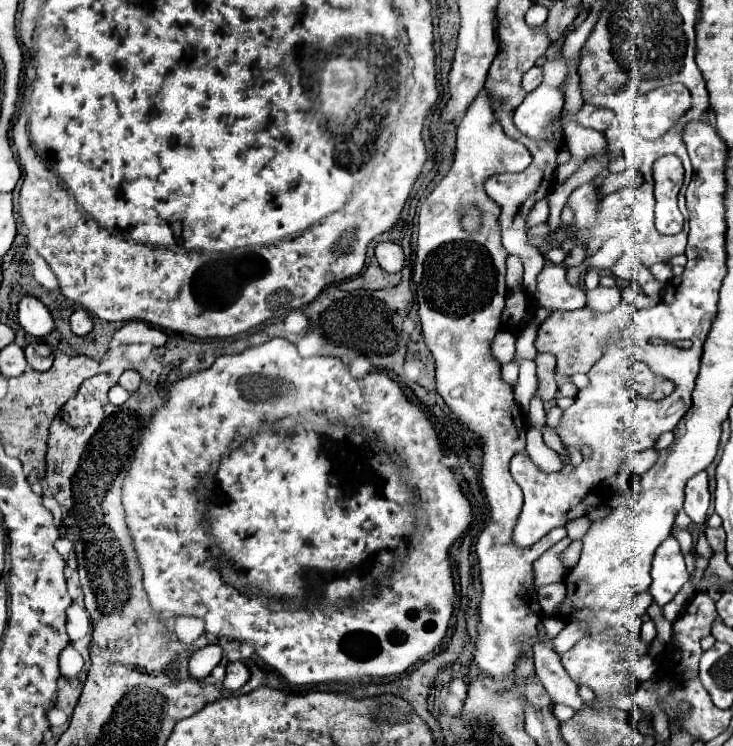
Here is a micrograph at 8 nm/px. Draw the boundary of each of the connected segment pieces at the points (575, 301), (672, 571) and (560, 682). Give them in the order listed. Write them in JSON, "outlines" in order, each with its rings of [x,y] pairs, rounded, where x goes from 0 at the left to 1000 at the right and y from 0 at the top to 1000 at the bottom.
{"outlines":[[[[759,354],[742,357],[734,367],[729,394],[735,410],[750,416],[791,416],[799,408],[797,389],[772,378],[772,362]]],[[[920,718],[906,724],[903,732],[898,732],[892,751],[889,751],[889,786],[887,796],[892,802],[892,810],[906,815],[939,780],[941,769],[936,764],[933,743],[928,737],[928,729]]],[[[742,861],[729,863],[729,890],[731,890],[731,909],[745,922],[756,944],[772,944],[783,952],[794,949],[797,941],[789,930],[789,917],[775,909],[764,887],[764,877],[745,866]]]]}

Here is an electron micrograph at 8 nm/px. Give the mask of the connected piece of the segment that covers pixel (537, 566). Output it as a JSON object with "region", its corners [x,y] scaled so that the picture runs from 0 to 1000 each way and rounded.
{"region":[[[769,721],[767,727],[761,727],[759,732],[753,732],[739,748],[734,748],[729,753],[729,791],[737,791],[739,786],[748,783],[759,783],[767,780],[772,772],[772,764],[764,753],[764,743],[767,737],[778,729],[778,721]]]}

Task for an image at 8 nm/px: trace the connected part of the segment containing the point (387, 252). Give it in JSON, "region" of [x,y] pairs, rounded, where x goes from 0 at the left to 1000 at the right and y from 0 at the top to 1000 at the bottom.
{"region":[[[518,324],[510,332],[510,343],[516,349],[516,354],[527,362],[527,365],[546,365],[551,357],[551,340],[548,332],[538,324]]]}

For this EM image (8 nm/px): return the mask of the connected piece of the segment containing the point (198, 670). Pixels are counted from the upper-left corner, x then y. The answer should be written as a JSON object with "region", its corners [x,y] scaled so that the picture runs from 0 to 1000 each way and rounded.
{"region":[[[297,863],[278,866],[278,869],[273,869],[273,871],[267,871],[267,874],[262,877],[259,890],[256,890],[256,898],[259,898],[259,903],[262,903],[265,909],[270,909],[270,912],[273,912],[273,909],[281,909],[281,906],[289,901],[289,895],[303,887],[303,879],[306,879],[303,866],[297,866]]]}

